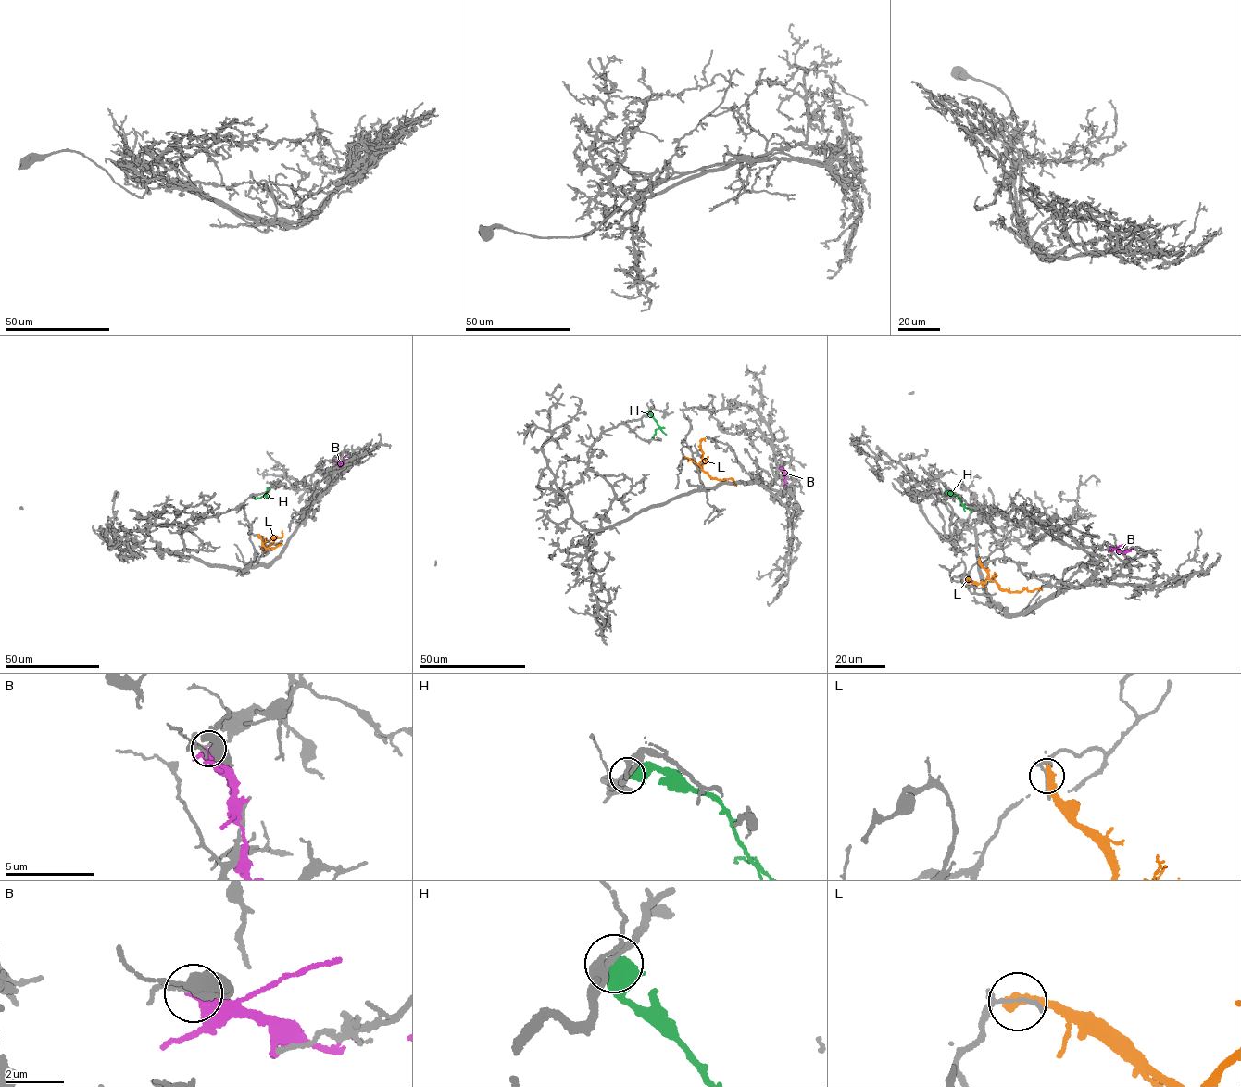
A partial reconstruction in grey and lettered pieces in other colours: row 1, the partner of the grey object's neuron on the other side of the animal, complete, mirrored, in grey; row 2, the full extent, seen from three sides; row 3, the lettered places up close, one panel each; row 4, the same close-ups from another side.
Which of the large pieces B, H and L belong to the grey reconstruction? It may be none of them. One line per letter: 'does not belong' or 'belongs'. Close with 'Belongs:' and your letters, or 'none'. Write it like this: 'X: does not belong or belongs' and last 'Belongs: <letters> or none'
B: does not belong
H: belongs
L: does not belong
Belongs: H

